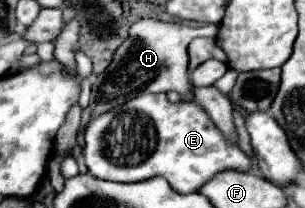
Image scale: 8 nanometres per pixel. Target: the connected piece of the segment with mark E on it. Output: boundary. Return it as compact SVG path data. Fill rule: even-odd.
M142 92L124 106L112 108L94 118L84 128L84 158L88 172L100 180L112 182L140 182L152 176L162 176L180 192L196 192L216 172L222 170L250 170L250 158L238 144L228 142L220 130L214 128L206 112L196 104L172 104L166 94ZM118 132L118 144L108 144L108 134Z

